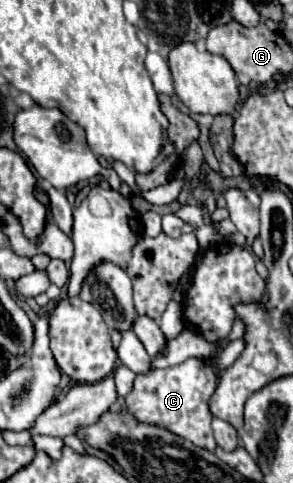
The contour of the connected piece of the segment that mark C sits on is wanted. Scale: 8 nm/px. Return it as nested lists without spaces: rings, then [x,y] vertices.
[[[188,358],[178,366],[152,370],[148,374],[138,374],[132,392],[124,398],[126,402],[124,412],[136,416],[136,420],[140,420],[142,424],[166,428],[176,436],[184,436],[198,448],[214,452],[216,442],[210,428],[212,414],[208,410],[208,398],[212,396],[216,382],[218,380],[212,372],[212,366],[206,366],[198,358]]]

